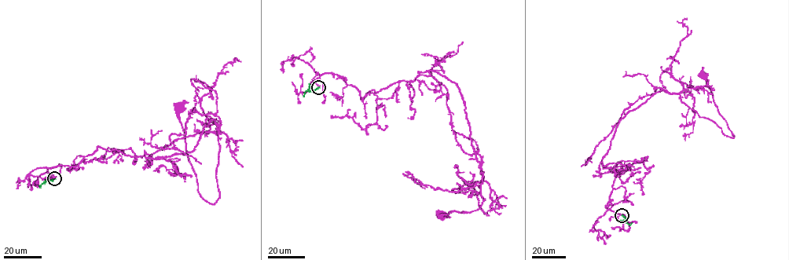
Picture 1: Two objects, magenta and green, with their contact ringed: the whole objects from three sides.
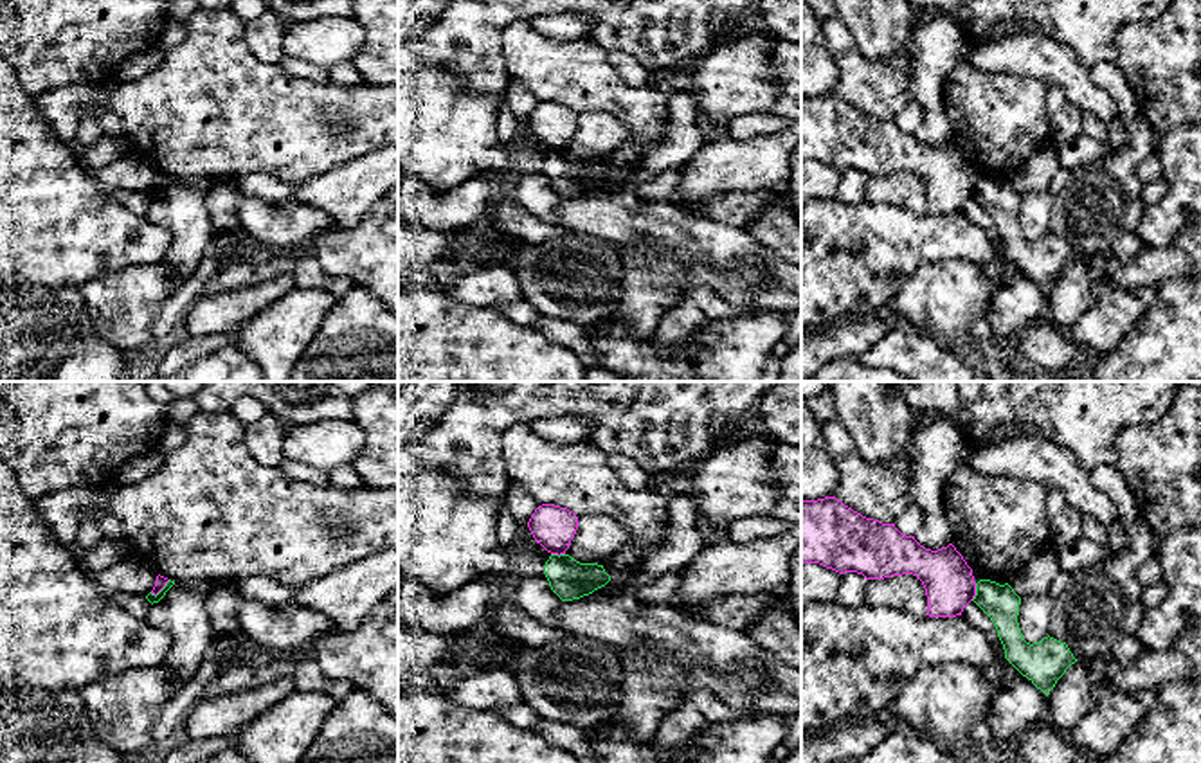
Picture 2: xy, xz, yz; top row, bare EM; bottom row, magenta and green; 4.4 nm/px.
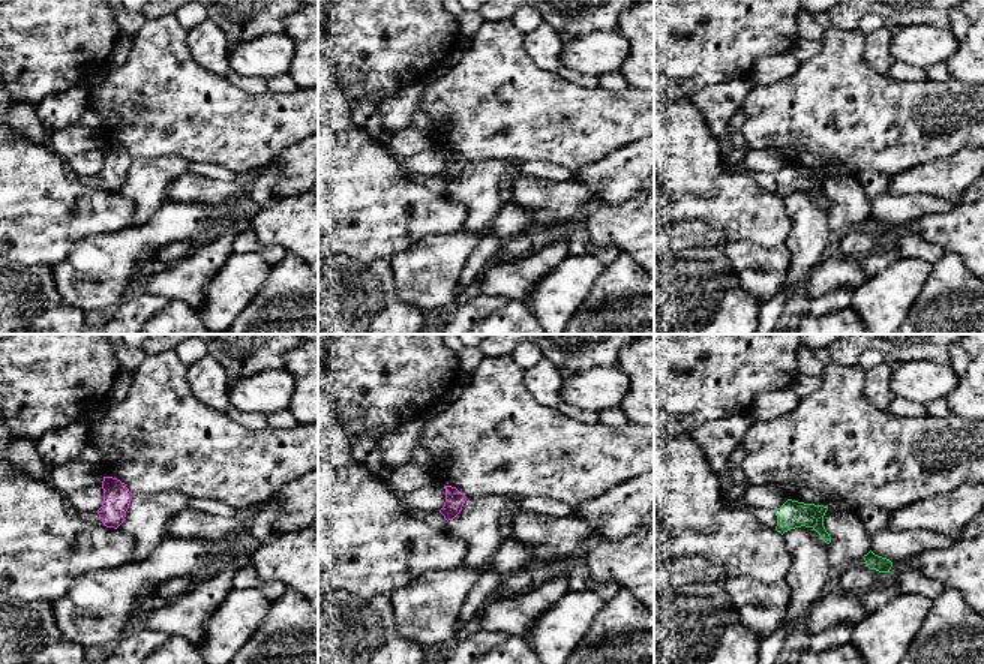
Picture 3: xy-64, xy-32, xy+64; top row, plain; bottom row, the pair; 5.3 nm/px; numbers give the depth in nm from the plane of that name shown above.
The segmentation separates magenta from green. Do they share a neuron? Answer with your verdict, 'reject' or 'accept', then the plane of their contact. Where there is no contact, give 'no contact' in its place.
reject | yz

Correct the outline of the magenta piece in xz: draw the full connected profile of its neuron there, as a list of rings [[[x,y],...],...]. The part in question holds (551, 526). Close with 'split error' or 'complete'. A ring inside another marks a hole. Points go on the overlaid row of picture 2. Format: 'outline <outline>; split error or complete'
outline [[[542,504],[531,515],[528,527],[547,552],[565,554],[578,529],[578,516],[567,507]]]; complete

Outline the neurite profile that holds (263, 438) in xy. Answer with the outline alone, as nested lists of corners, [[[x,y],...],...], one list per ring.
[[[266,412],[247,425],[245,444],[252,457],[266,468],[281,468],[284,461],[283,443],[286,430],[275,416]]]

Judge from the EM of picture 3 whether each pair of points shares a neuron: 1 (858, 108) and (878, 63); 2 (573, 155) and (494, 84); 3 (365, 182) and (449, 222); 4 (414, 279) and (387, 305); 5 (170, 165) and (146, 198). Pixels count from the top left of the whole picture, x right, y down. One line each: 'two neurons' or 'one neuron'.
1: two neurons
2: one neuron
3: one neuron
4: two neurons
5: one neuron

